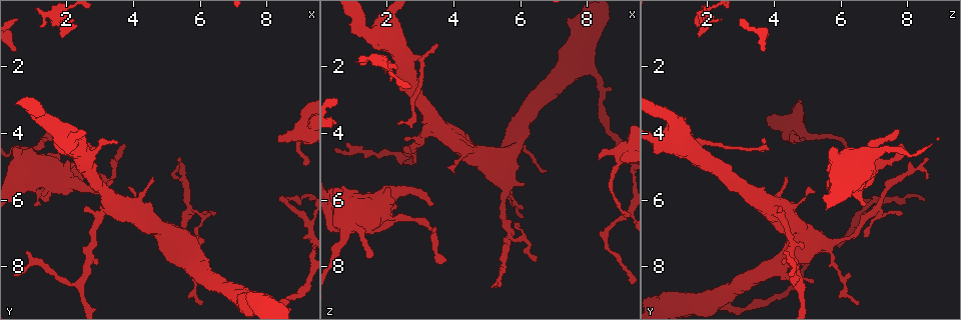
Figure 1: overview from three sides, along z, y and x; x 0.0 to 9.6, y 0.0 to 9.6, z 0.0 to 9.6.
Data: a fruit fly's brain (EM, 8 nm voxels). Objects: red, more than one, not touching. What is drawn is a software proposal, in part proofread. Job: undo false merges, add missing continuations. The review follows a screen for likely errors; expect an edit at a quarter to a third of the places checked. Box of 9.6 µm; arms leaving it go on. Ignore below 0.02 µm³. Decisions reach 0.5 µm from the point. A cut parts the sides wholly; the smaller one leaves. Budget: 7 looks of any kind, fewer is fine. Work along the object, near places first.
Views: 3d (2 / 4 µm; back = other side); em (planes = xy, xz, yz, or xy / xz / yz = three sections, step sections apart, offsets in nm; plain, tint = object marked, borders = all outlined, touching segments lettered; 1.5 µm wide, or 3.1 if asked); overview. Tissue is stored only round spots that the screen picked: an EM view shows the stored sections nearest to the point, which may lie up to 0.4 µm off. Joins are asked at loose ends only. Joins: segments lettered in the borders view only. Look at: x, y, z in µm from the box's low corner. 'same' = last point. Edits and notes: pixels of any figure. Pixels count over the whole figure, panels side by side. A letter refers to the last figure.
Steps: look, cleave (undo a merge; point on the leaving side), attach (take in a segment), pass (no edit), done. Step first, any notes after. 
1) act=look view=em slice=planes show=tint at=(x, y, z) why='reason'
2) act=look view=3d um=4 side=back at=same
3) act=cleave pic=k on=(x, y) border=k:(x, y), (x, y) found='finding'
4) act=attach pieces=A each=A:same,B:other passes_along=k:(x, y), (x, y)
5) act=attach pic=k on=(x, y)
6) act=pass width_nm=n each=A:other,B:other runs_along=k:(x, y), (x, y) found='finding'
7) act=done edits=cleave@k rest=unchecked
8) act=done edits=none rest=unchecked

act=look view=3d um=2 at=(8.30, 4.20, 4.75) why='thick end'

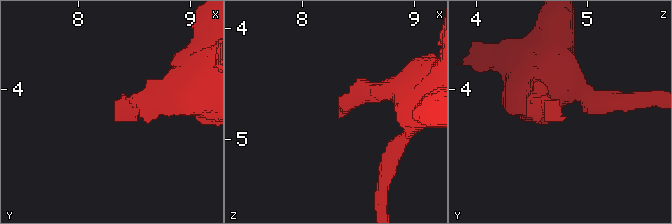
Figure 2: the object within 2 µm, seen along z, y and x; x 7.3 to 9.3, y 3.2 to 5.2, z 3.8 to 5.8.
act=look view=em slice=planes show=plain at=(8.32, 4.24, 4.78) why='need the tissue'

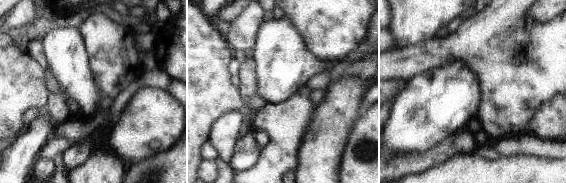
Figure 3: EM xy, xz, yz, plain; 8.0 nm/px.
act=look view=em slice=planes show=borders at=same

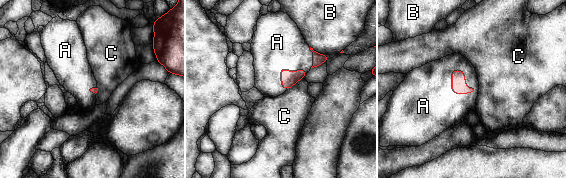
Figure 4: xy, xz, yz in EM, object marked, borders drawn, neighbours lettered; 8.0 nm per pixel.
act=attach pieces=A each=A:same,B:other,C:other passes_along=4:(458, 79), (464, 79), (433, 81) found='the cell continues'

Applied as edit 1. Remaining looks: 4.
act=look view=3d um=4 at=(2.70, 4.55, 1.75) why='three-way junction'

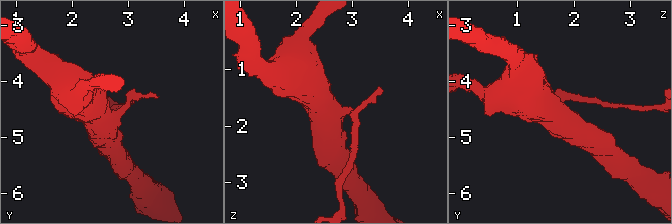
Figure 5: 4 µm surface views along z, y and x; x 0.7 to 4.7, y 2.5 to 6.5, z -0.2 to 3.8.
act=look view=em slice=planes show=borders at=(2.75, 4.60, 1.75)

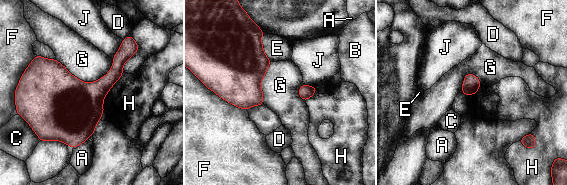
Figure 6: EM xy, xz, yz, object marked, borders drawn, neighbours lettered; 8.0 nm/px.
act=pass each=A:other,B:other,C:other,D:other,E:other,F:other,G:other,H:other,J:other border=6:(55, 59), (86, 82), (113, 65) found='one cell here'

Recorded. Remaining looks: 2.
act=look view=3d um=2 at=(0.90, 7.50, 4.30) why='thin end'

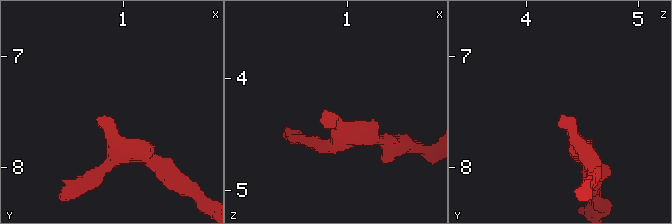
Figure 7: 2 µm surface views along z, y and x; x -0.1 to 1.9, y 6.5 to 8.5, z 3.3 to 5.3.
act=look view=em slice=planes show=borders at=(0.88, 7.54, 4.30)

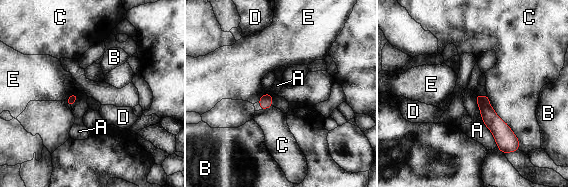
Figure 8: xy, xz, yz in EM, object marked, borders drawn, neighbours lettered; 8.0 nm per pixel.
act=pass longest_contact=A:460nm each=A:other,B:other,C:other,D:other,E:other runs_along=8:(479, 98), (500, 130), (500, 146) found='no lettered segment goes on from it'

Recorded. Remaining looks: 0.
act=done edits=attach@4 rest=unchecked

